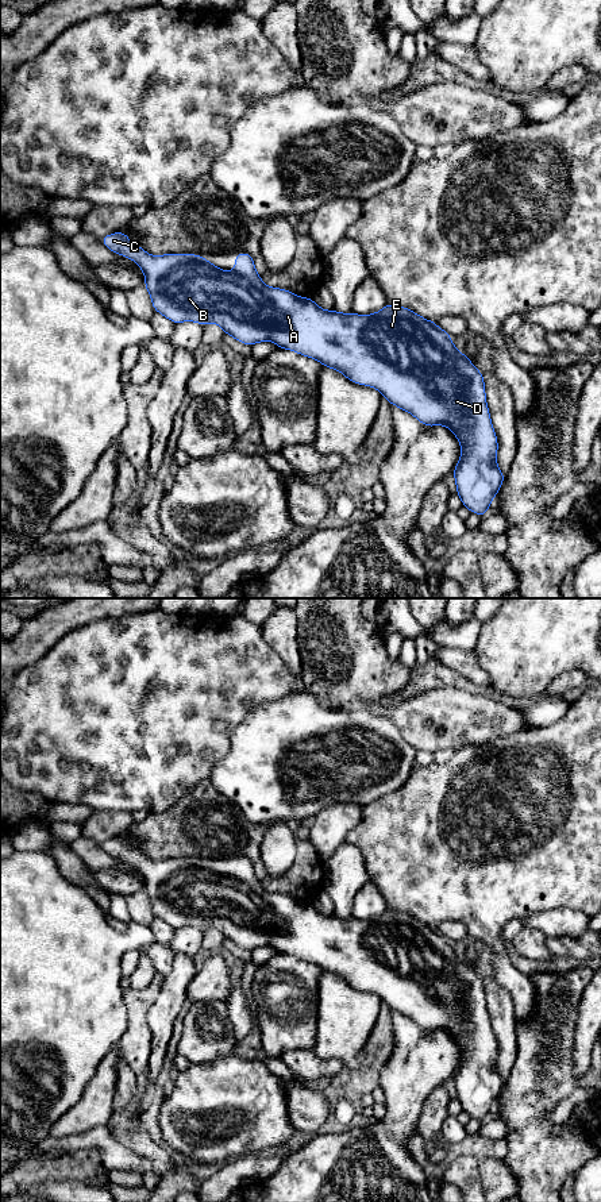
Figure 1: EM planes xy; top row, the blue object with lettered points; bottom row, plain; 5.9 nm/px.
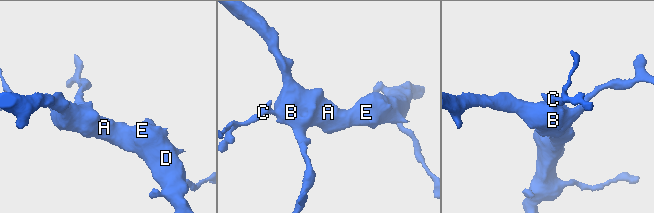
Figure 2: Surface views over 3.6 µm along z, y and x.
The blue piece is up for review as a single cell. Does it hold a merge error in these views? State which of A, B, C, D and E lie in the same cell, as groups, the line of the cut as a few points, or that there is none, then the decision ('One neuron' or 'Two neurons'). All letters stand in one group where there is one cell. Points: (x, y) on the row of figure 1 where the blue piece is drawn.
Groups: A B C D E. No split. One neuron

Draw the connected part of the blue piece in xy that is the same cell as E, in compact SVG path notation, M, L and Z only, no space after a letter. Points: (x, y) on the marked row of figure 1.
M124 231L101 236L100 242L112 253L138 263L145 274L145 288L150 294L154 311L172 323L194 321L200 325L215 323L223 328L226 335L247 346L266 340L273 342L278 348L313 358L324 367L340 371L357 385L375 388L392 405L411 413L425 427L447 427L461 444L461 459L452 471L456 485L455 493L471 513L479 516L488 513L505 475L497 466L498 440L486 402L484 374L465 352L456 350L451 340L452 336L439 328L436 321L427 320L407 307L393 304L386 304L381 311L370 315L321 309L309 297L300 297L282 288L267 286L257 273L253 257L246 251L236 253L235 270L226 271L197 254L150 255L140 246L132 243Z

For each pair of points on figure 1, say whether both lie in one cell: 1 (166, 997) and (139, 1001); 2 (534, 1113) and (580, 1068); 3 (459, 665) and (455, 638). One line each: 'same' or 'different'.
1: different
2: different
3: different

